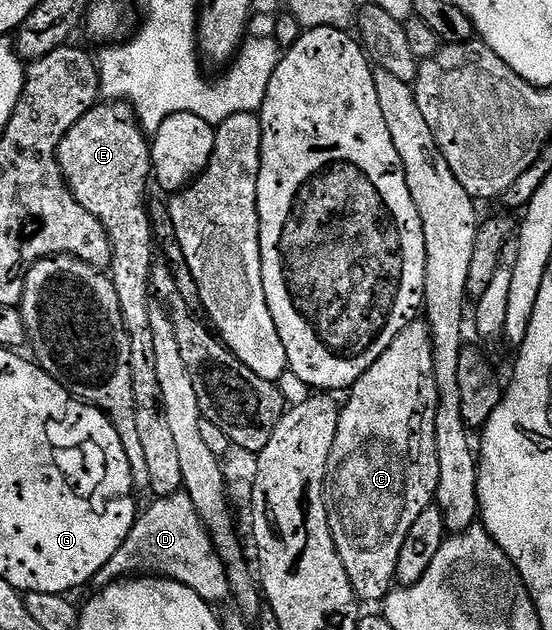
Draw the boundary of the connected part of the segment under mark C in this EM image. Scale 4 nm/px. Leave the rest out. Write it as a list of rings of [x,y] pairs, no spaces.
[[[417,318],[414,322],[410,322],[406,326],[406,330],[402,330],[402,334],[398,334],[398,338],[394,338],[394,342],[390,342],[390,346],[386,346],[386,350],[382,354],[382,358],[378,358],[378,362],[374,362],[374,366],[370,366],[370,370],[366,370],[366,374],[362,374],[362,378],[358,378],[358,382],[353,384],[347,393],[348,401],[343,401],[340,410],[340,421],[338,422],[338,434],[334,434],[334,450],[330,450],[330,458],[328,459],[328,473],[324,479],[324,497],[326,498],[326,510],[328,511],[328,521],[330,522],[330,534],[334,538],[334,546],[338,550],[338,554],[342,558],[342,566],[346,566],[346,574],[350,574],[350,586],[354,586],[357,597],[361,601],[376,600],[383,601],[384,597],[392,591],[396,578],[396,567],[398,566],[398,554],[402,554],[402,542],[406,542],[406,534],[410,534],[410,526],[414,526],[414,522],[418,519],[418,514],[422,514],[422,510],[433,507],[436,499],[436,491],[438,490],[438,446],[434,442],[434,418],[436,417],[436,403],[438,396],[436,394],[436,383],[434,382],[434,358],[432,357],[432,335],[428,329],[427,319]]]

